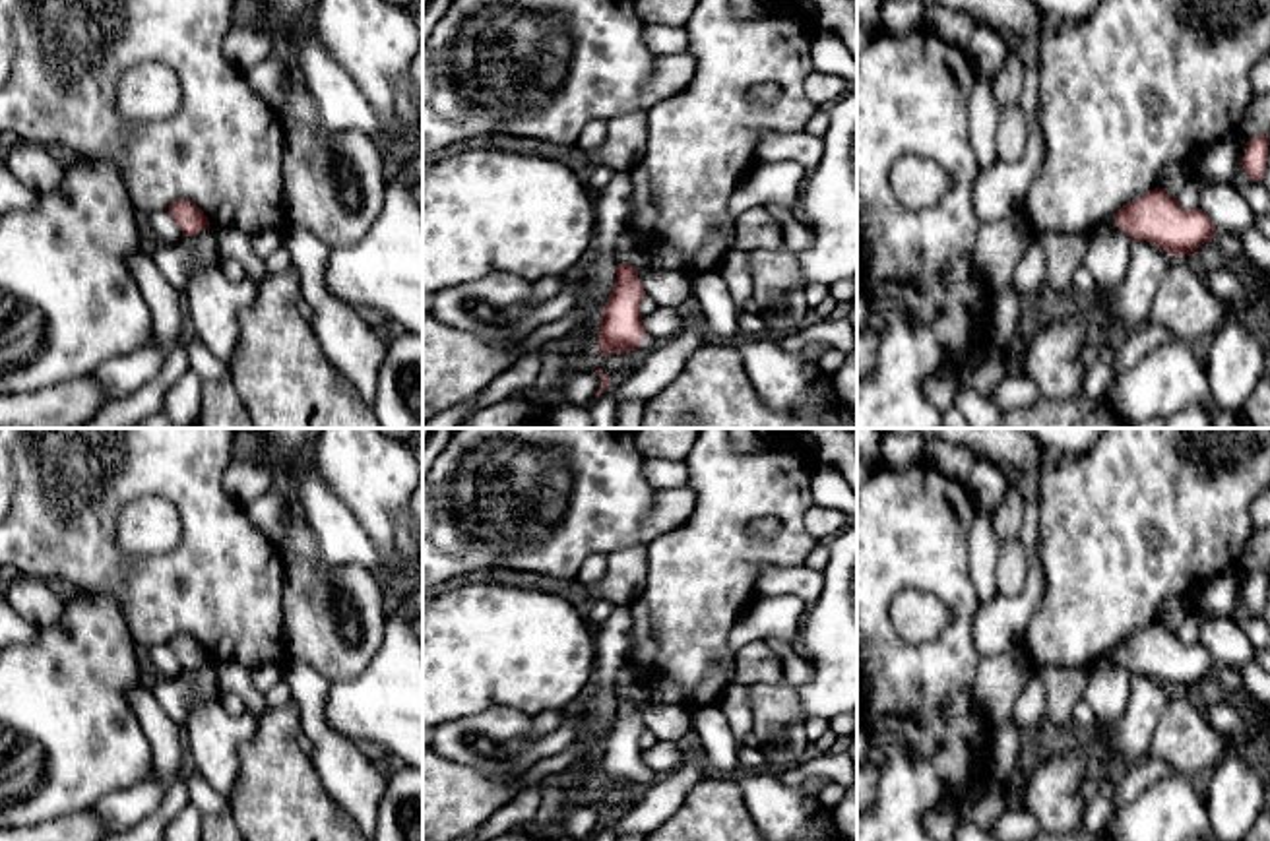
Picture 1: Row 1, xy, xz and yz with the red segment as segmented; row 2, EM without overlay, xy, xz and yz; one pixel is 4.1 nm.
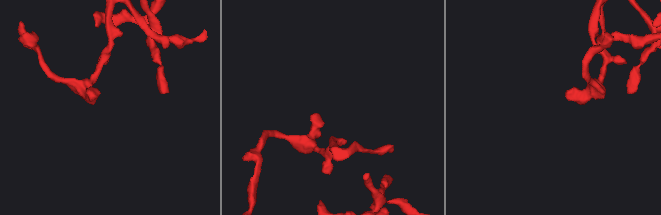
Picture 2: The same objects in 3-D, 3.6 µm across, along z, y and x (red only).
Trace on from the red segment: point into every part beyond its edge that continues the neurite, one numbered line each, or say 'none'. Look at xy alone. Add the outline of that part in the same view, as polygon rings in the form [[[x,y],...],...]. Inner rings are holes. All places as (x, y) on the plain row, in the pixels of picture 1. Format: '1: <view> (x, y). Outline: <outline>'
none

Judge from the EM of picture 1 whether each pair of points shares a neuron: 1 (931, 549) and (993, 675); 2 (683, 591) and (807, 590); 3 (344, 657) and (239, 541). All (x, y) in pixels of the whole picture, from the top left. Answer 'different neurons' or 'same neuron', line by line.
1: different neurons
2: different neurons
3: different neurons

